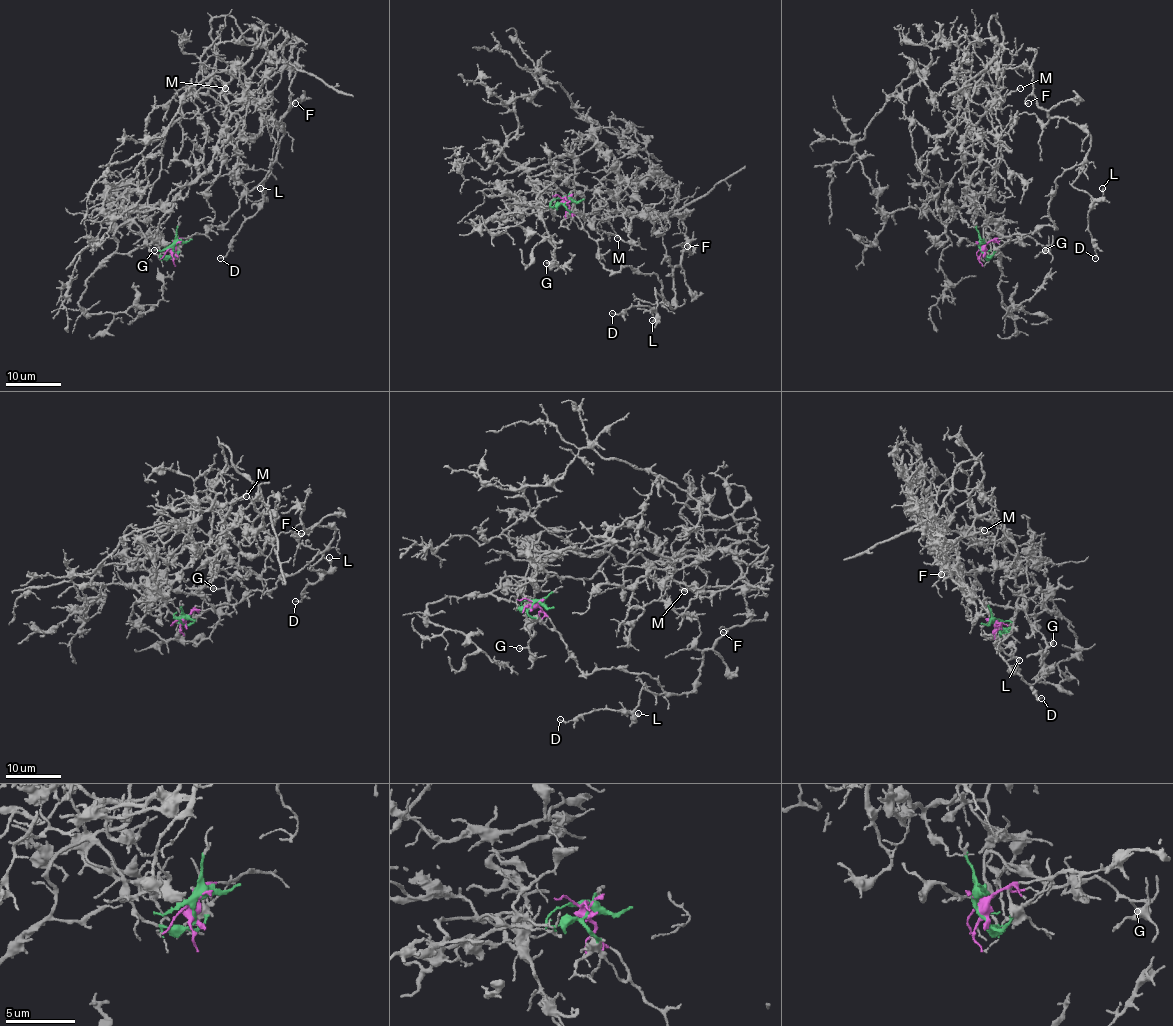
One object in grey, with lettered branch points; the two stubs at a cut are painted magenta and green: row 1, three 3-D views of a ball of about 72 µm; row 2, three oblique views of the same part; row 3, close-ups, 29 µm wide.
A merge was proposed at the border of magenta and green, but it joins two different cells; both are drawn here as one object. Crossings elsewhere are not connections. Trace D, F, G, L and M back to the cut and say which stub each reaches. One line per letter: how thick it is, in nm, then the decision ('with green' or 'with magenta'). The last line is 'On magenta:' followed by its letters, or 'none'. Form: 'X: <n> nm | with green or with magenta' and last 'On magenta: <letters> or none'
D: 130 nm | with magenta
F: 130 nm | with magenta
G: 170 nm | with green
L: 200 nm | with magenta
M: 110 nm | with green
On magenta: D, F, L

